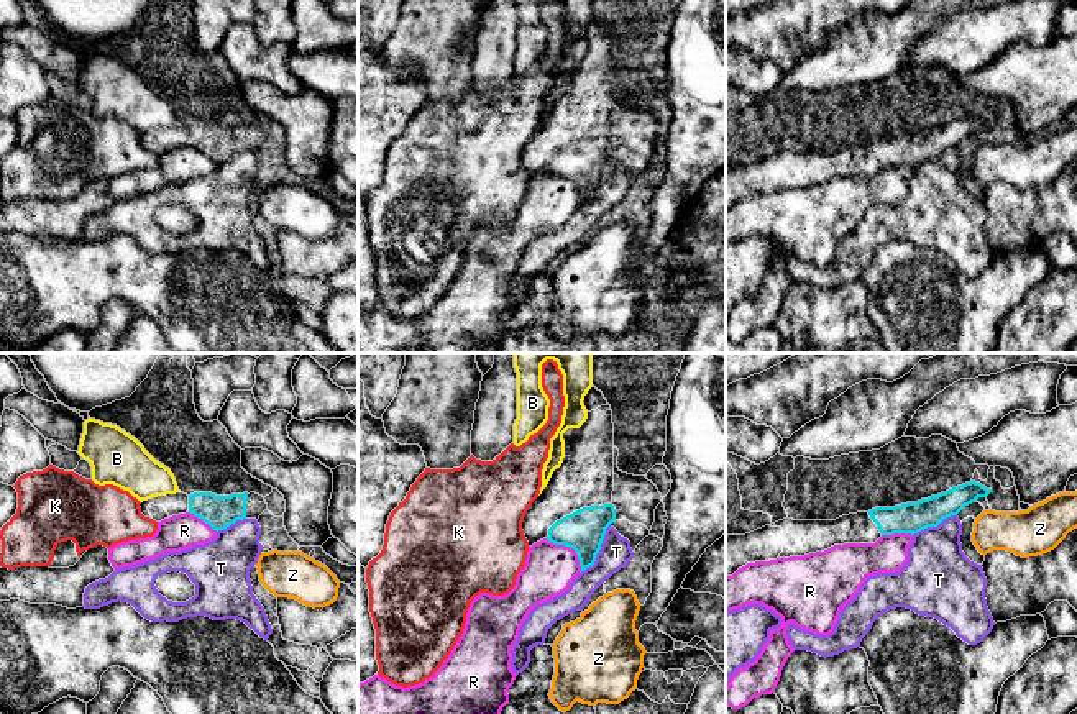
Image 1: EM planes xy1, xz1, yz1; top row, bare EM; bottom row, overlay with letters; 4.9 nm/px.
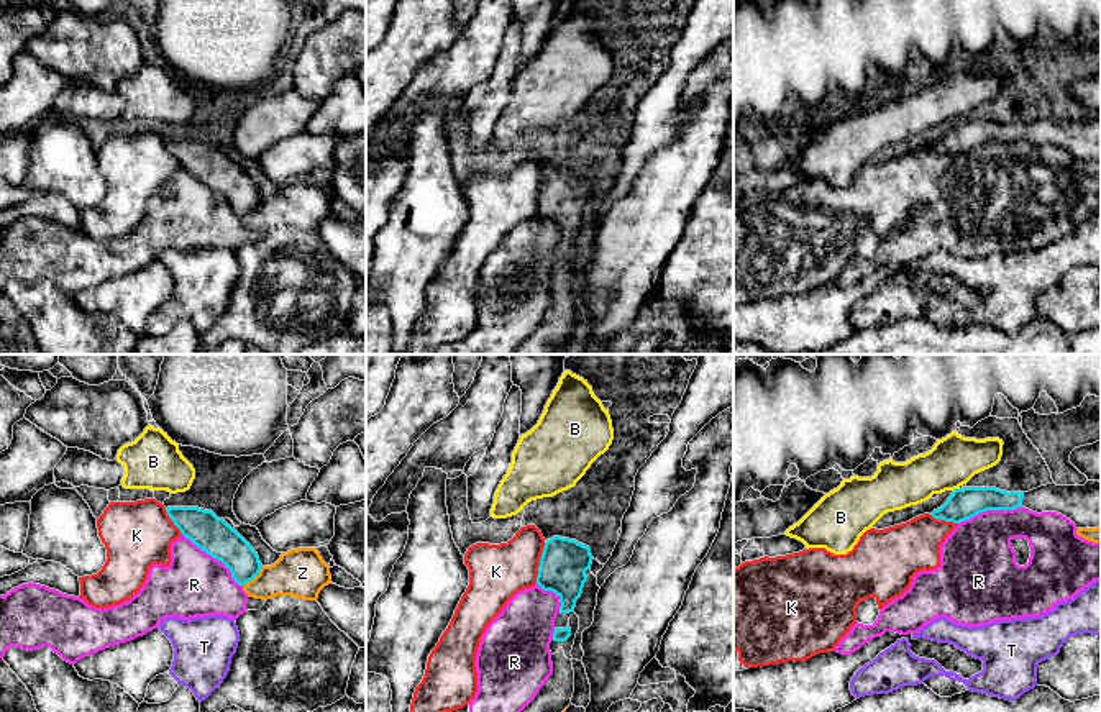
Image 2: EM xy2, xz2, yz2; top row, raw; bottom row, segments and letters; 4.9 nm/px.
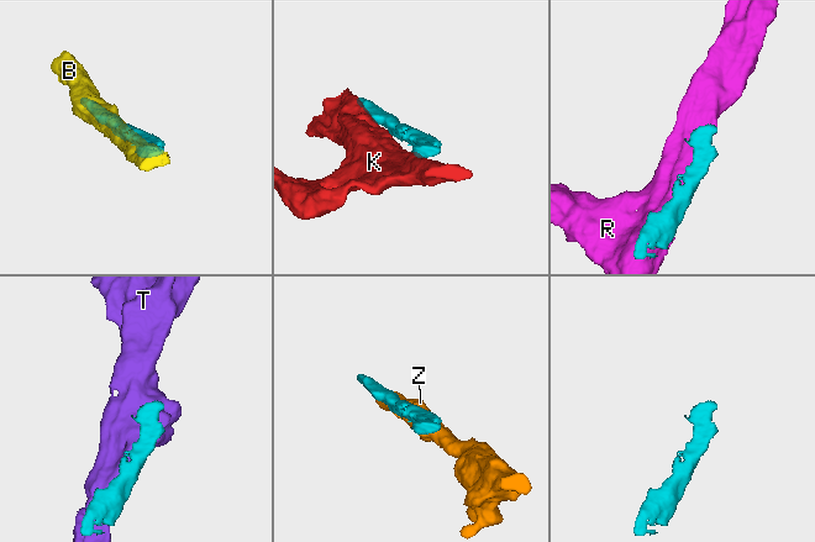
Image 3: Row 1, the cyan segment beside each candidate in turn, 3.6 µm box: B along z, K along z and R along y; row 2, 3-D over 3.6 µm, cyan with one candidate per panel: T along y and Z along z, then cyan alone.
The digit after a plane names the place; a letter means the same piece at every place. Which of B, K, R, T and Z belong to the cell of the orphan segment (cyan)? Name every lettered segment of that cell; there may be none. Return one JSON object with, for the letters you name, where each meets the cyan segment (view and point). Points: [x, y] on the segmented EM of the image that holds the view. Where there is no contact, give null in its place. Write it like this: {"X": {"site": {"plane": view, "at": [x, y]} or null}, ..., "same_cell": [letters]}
{"same_cell": []}

